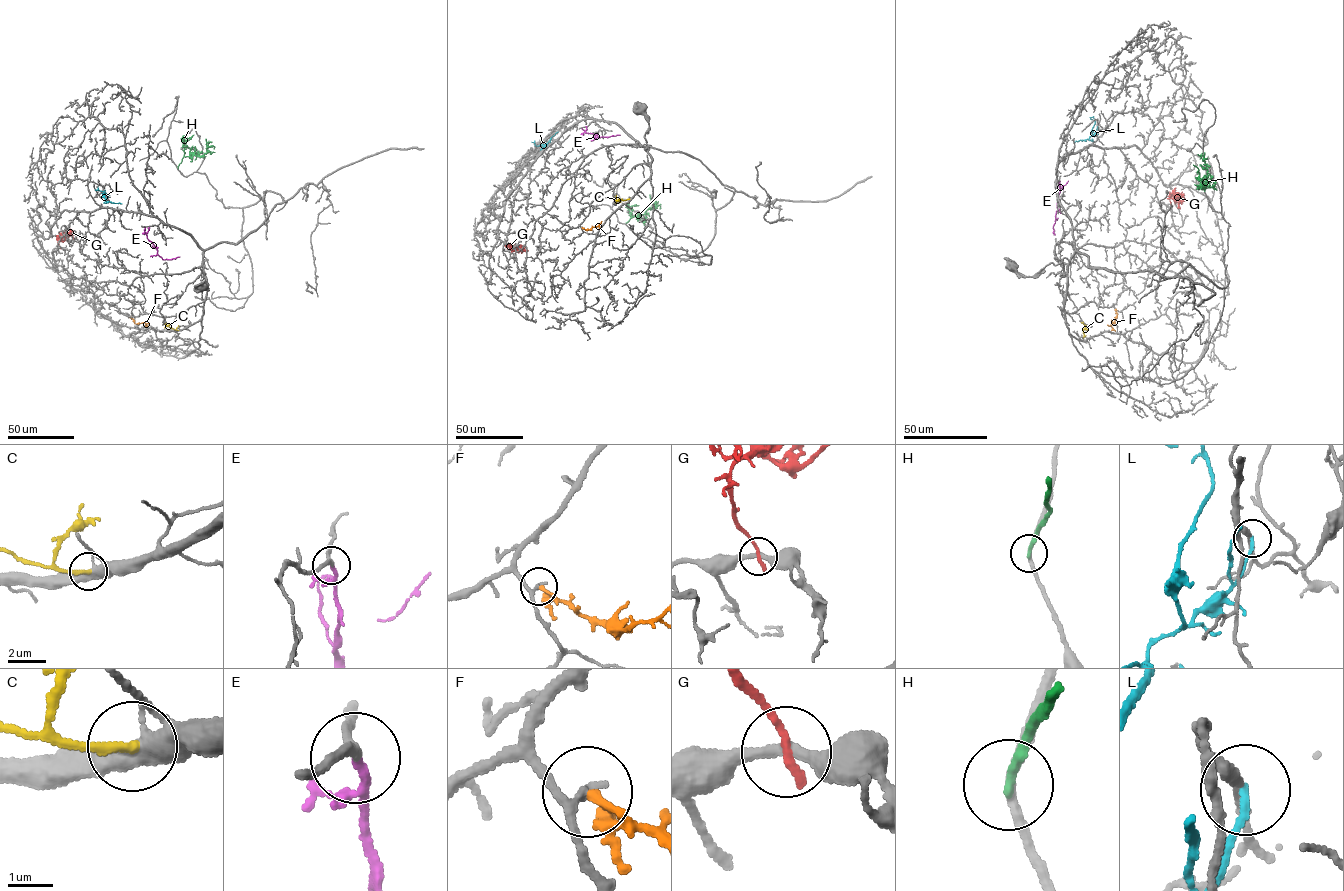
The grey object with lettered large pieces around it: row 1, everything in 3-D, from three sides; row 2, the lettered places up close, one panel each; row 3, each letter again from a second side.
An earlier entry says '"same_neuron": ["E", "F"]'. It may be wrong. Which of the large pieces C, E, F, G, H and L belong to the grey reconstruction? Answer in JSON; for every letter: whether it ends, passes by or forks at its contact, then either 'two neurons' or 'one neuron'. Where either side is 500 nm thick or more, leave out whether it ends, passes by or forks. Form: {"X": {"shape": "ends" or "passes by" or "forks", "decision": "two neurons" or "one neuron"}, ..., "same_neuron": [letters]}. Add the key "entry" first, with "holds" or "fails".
{"entry": "fails", "C": {"shape": "ends", "decision": "two neurons"}, "E": {"shape": "ends", "decision": "one neuron"}, "F": {"shape": "ends", "decision": "two neurons"}, "G": {"shape": "ends", "decision": "two neurons"}, "H": {"shape": "ends", "decision": "two neurons"}, "L": {"shape": "ends", "decision": "two neurons"}, "same_neuron": ["E"]}

